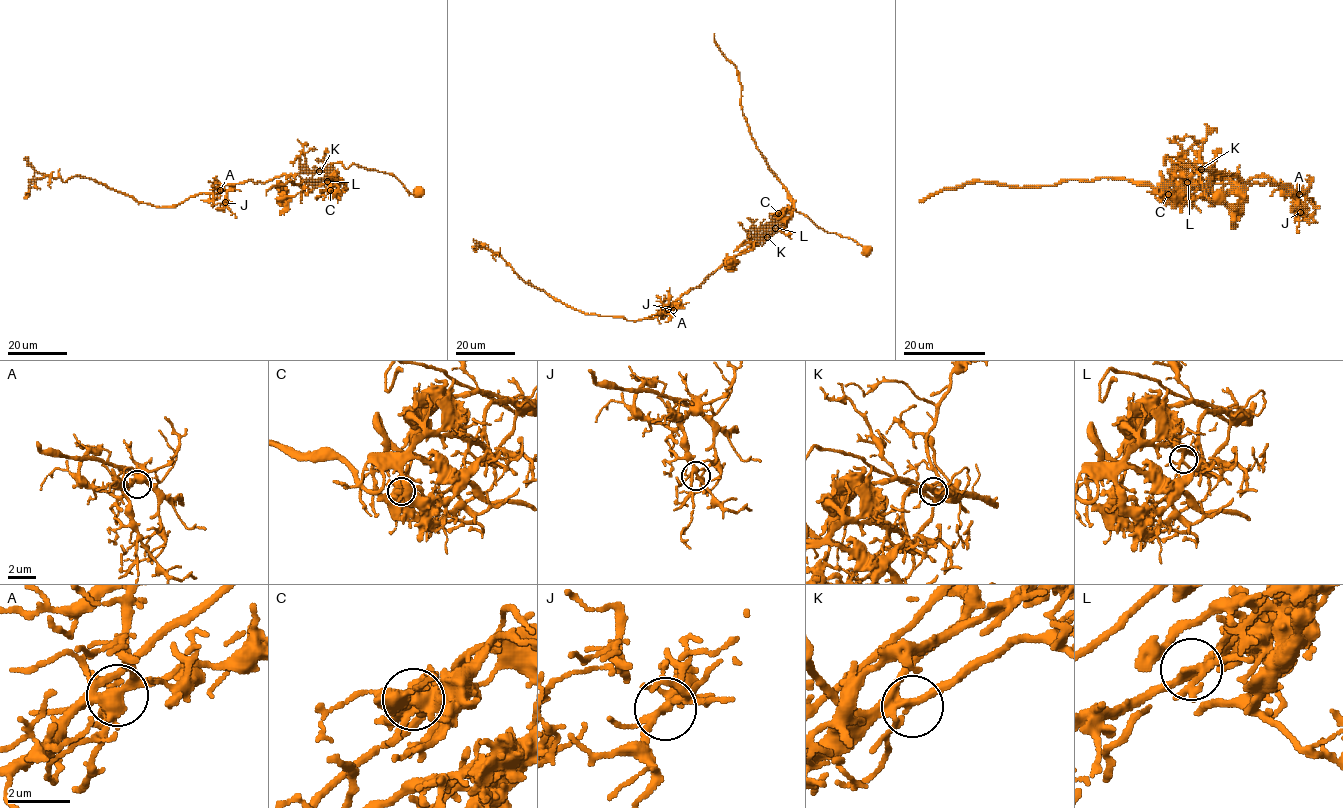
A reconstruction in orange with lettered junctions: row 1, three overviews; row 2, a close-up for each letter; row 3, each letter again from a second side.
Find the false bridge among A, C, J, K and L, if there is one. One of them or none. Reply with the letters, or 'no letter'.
C

